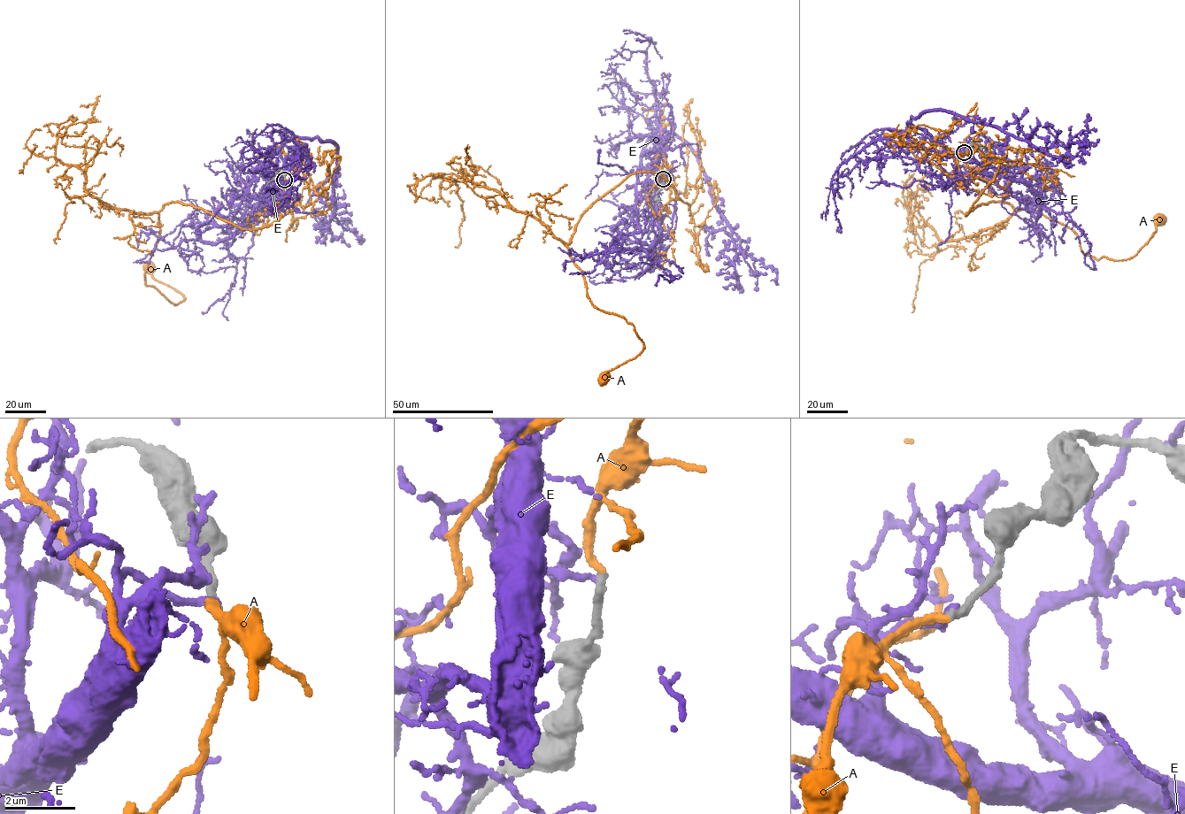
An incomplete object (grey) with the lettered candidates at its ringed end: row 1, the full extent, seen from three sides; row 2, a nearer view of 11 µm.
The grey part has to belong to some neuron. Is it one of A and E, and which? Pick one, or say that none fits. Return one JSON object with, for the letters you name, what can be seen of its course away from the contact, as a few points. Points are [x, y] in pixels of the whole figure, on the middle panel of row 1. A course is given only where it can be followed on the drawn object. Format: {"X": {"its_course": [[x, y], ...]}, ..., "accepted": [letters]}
{"A": {"its_course": [[664, 179], [671, 165], [678, 198], [633, 172], [565, 244], [591, 304], [643, 345], [604, 378]]}, "accepted": ["A"]}

